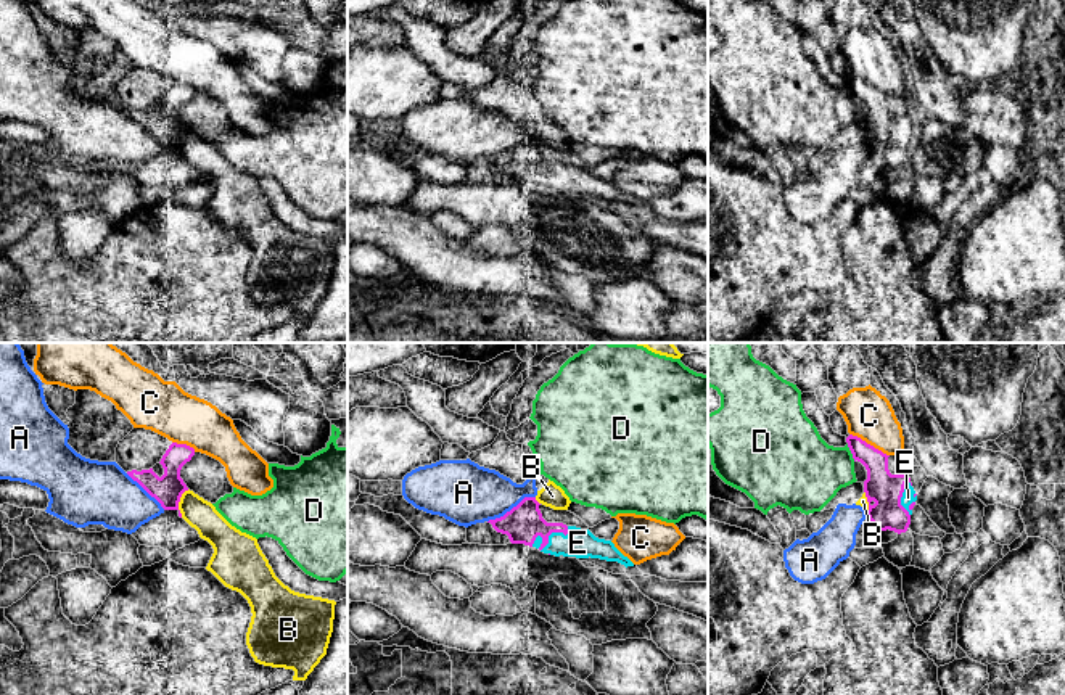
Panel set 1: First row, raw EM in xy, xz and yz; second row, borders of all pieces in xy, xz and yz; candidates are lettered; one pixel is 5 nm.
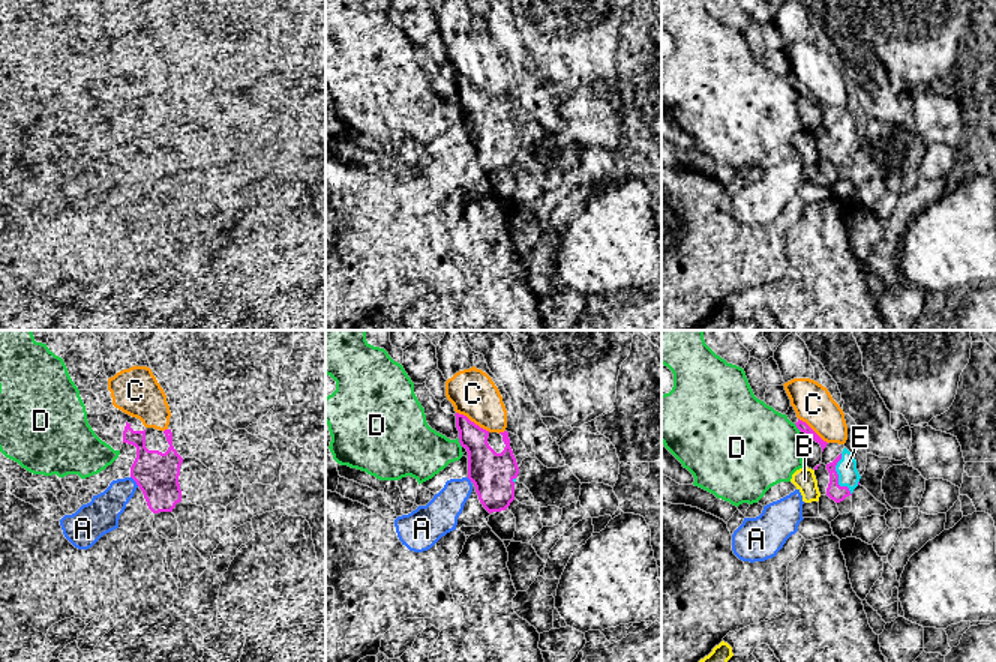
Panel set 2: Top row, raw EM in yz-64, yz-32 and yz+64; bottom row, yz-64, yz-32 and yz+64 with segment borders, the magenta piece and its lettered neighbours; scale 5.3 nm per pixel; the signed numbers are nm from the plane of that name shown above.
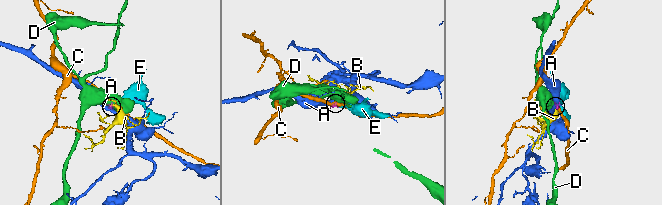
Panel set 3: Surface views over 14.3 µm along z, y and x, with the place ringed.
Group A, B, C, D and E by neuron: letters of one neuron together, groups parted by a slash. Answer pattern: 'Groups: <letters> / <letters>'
Groups: A / B / C / D / E

